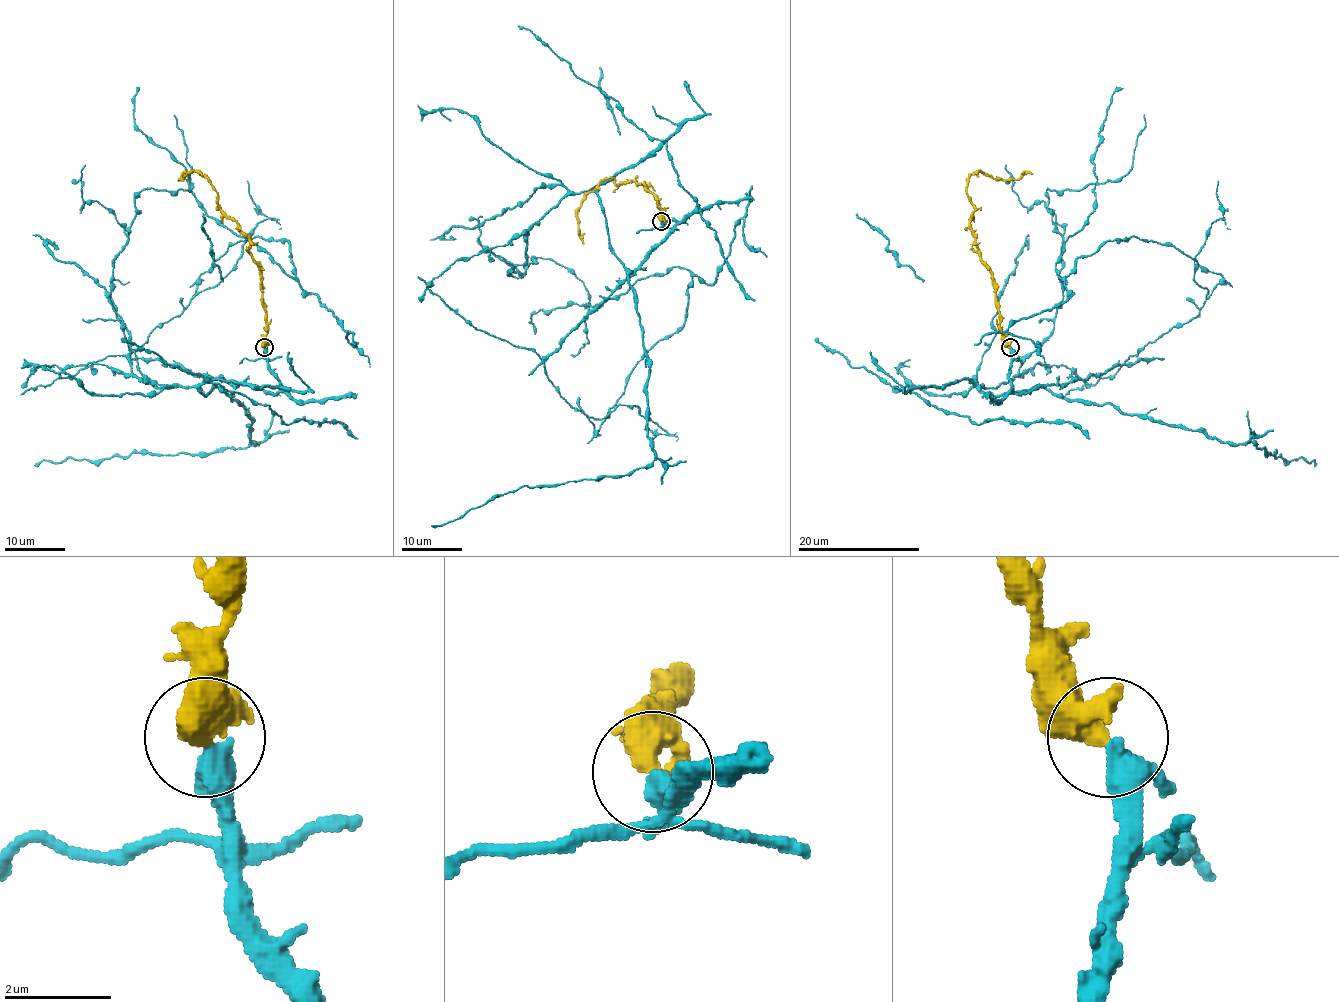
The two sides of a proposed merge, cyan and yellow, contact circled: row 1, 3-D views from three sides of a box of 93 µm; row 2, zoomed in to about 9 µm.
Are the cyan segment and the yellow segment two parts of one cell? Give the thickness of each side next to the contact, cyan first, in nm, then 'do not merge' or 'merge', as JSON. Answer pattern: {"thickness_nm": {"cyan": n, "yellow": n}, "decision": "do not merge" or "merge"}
{"thickness_nm": {"cyan": 320, "yellow": 400}, "decision": "merge"}

